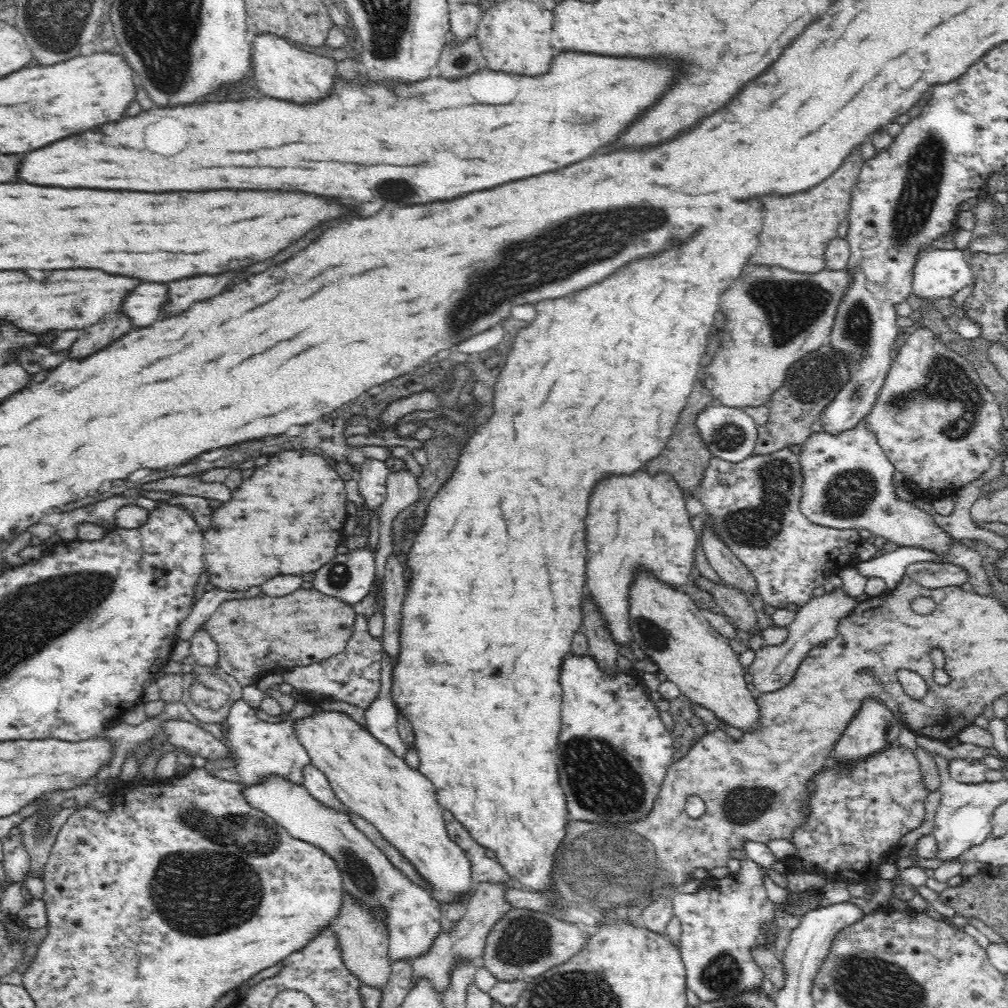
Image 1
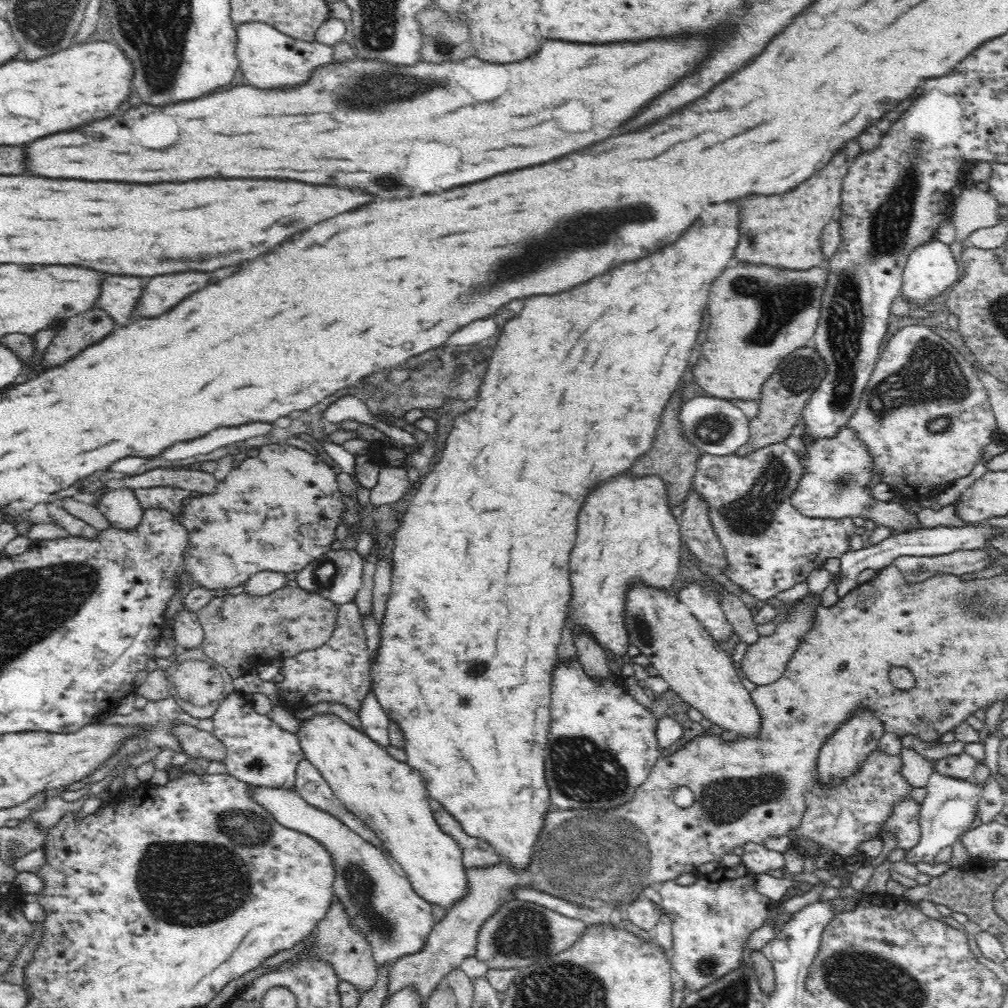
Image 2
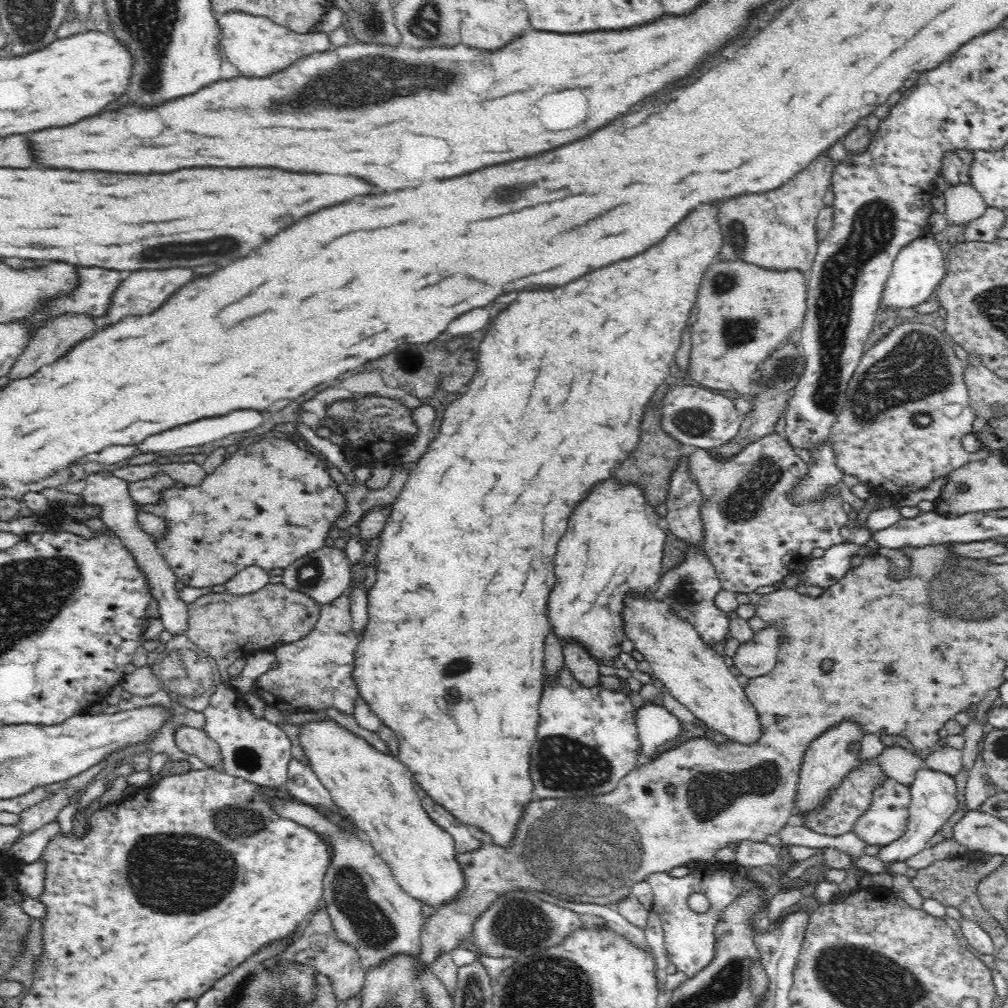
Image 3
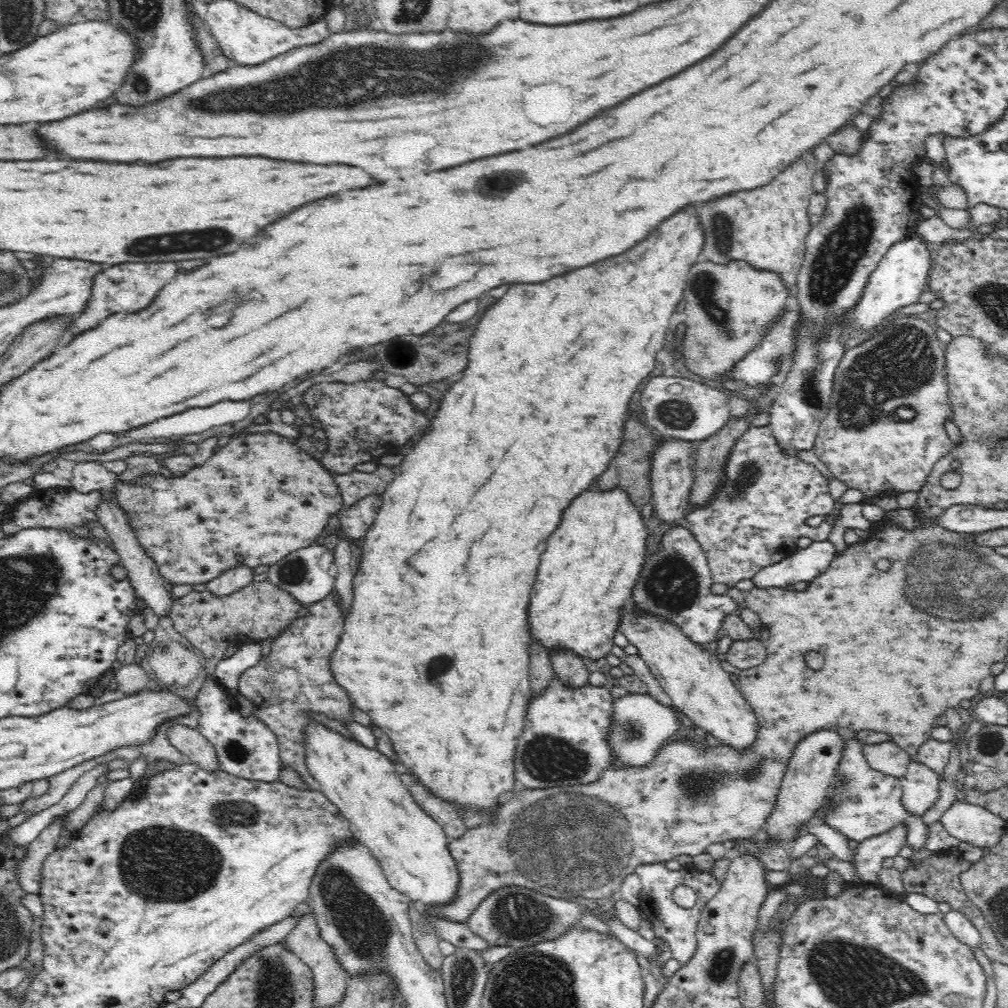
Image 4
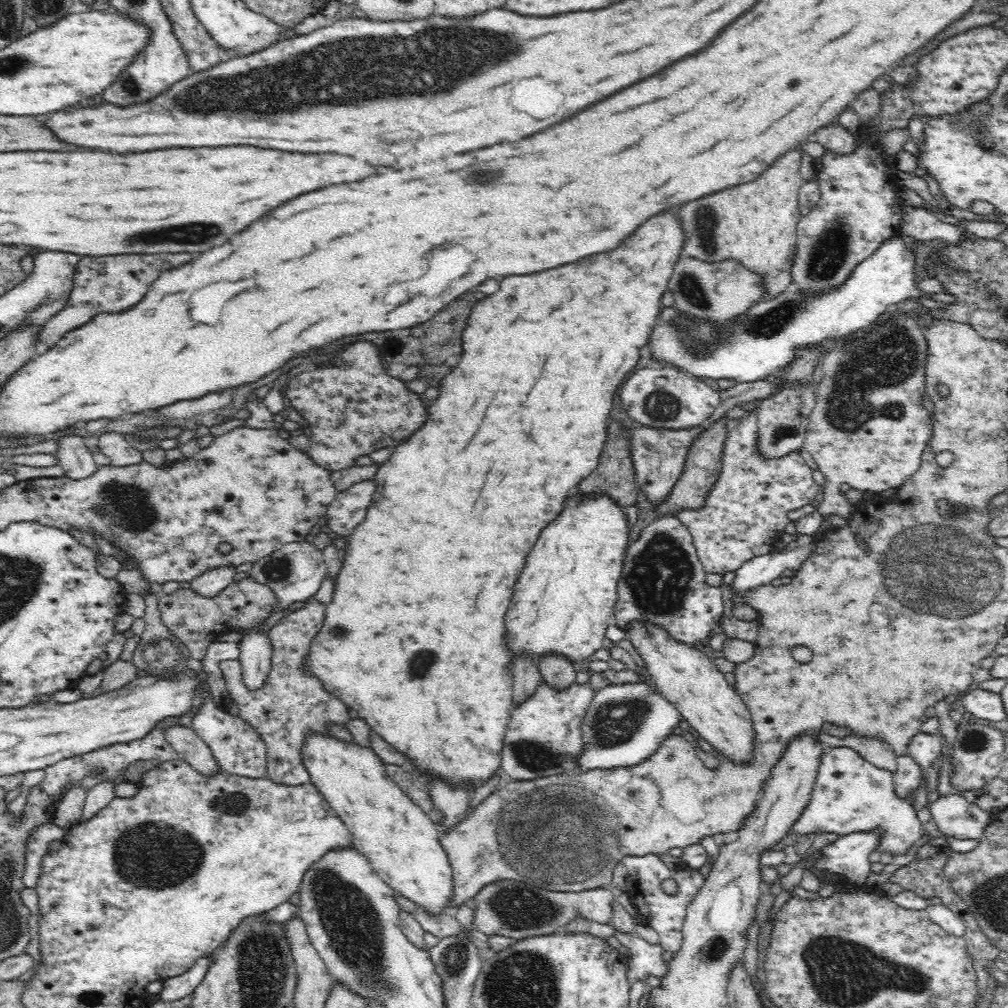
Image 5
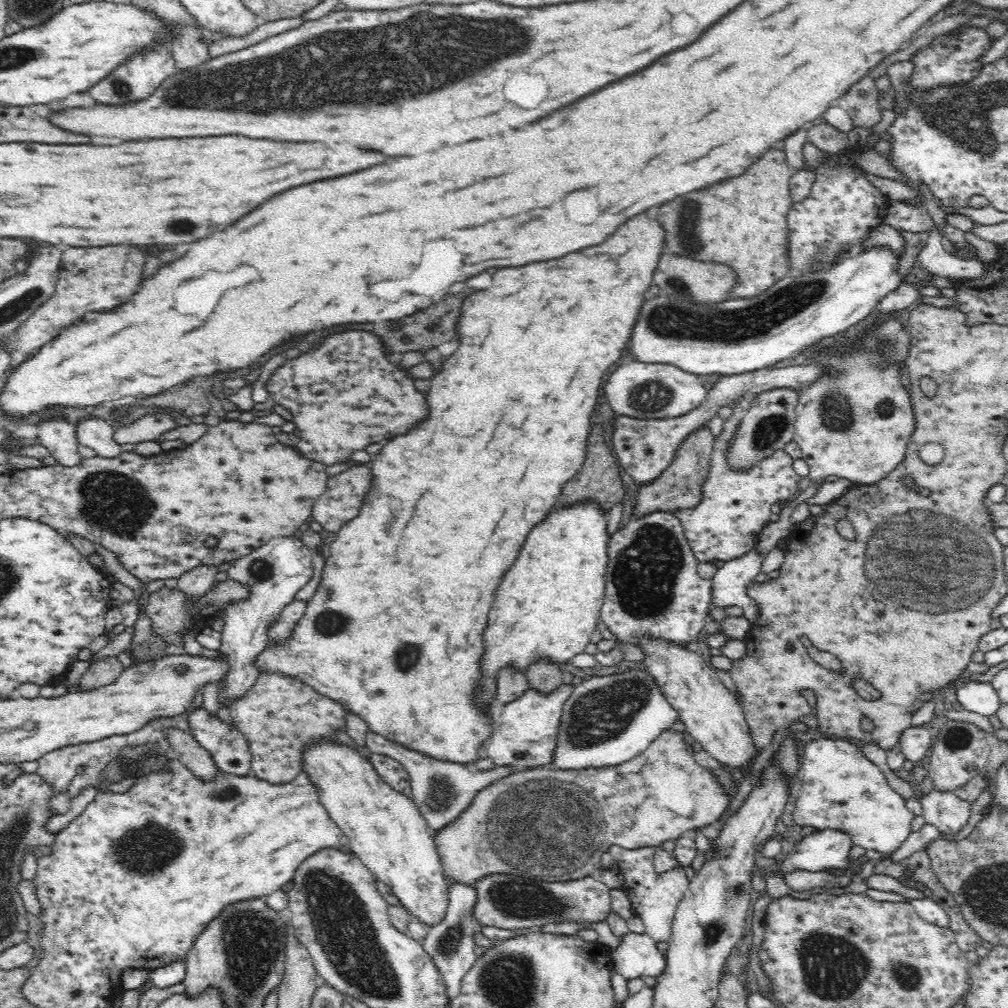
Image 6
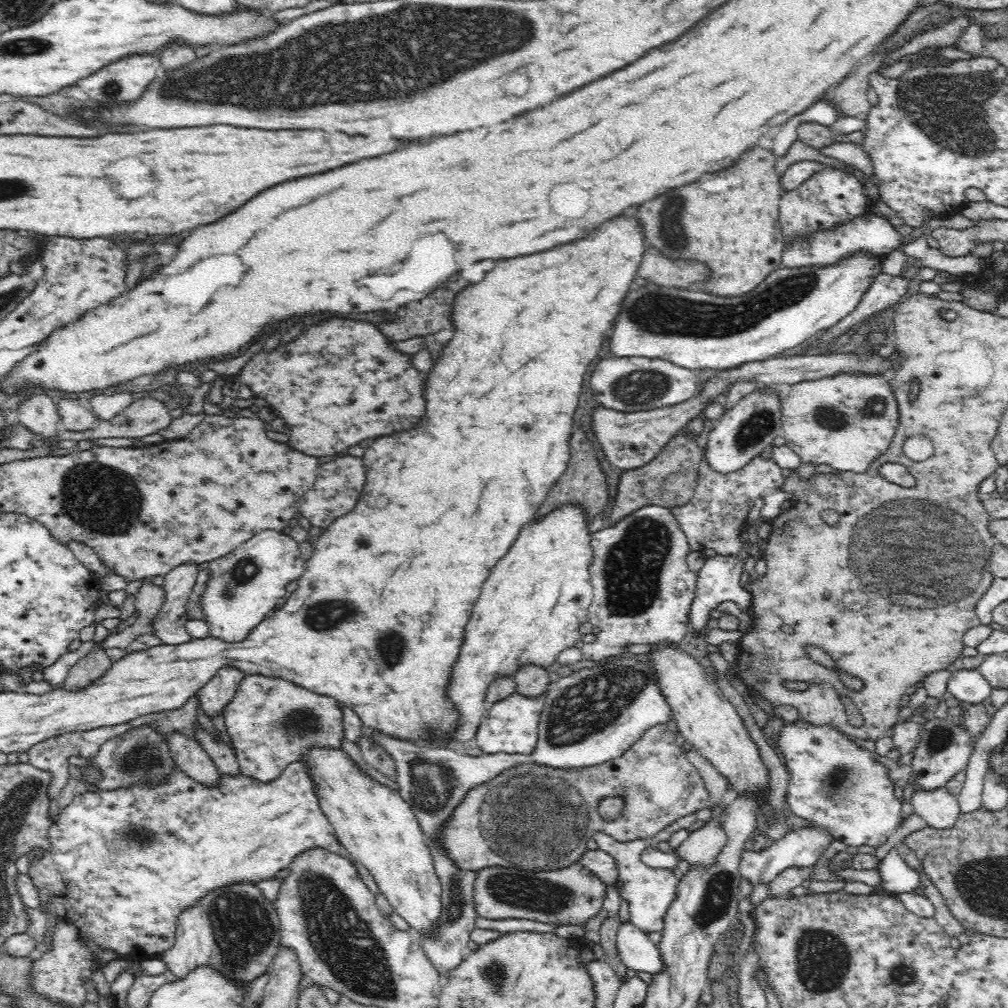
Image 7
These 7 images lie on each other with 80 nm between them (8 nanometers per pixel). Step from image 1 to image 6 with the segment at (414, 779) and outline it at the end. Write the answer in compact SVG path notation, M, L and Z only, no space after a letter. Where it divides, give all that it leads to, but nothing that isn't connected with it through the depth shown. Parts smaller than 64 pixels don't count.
M344 740L335 744L310 744L310 748L306 748L306 757L303 757L303 771L315 786L317 803L325 807L327 814L347 837L349 852L356 855L377 880L390 886L390 890L404 904L404 909L427 925L436 926L436 922L440 924L450 904L445 877L447 873L444 872L435 843L437 832L427 826L427 820L413 799L404 791L392 788L378 774L366 750L360 752L349 747Z

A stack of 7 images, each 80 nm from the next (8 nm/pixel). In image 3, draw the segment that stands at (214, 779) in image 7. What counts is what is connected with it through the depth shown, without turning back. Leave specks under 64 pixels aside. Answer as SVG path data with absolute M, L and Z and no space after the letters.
M179 725L175 730L175 741L182 752L197 756L202 762L206 762L216 770L223 770L219 744L212 740L205 730Z

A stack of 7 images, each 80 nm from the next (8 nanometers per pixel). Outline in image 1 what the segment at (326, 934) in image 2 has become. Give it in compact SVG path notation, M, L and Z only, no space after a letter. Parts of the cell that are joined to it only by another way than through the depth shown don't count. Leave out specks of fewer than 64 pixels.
M352 894L344 896L339 916L331 921L328 930L334 931L342 943L343 959L346 967L354 972L364 984L382 988L394 974L396 960L389 957L390 917L383 906L370 907L360 903Z

